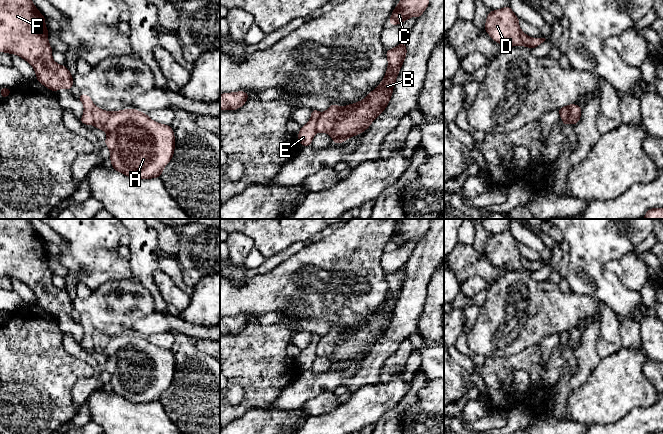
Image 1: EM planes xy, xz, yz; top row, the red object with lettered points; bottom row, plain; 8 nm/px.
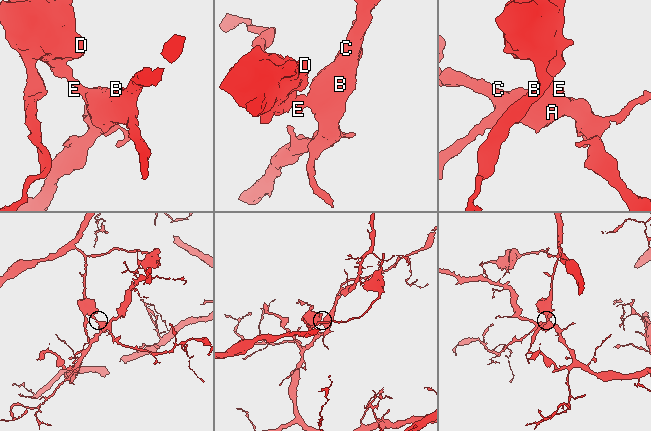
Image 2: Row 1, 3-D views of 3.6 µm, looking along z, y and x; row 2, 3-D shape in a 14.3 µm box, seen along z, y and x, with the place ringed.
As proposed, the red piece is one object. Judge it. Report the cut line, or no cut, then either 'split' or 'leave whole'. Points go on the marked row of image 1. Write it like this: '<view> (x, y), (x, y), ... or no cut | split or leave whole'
yz (575, 105), (571, 108), (571, 116), (578, 119) | split

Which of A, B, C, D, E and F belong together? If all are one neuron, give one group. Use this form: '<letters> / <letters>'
A B C / D E F

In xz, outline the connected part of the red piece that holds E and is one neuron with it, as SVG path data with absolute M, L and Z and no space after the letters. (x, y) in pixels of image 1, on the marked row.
M312 109L311 118L306 125L301 127L297 138L301 146L311 146L311 142L316 134L316 125L321 112L316 109Z

